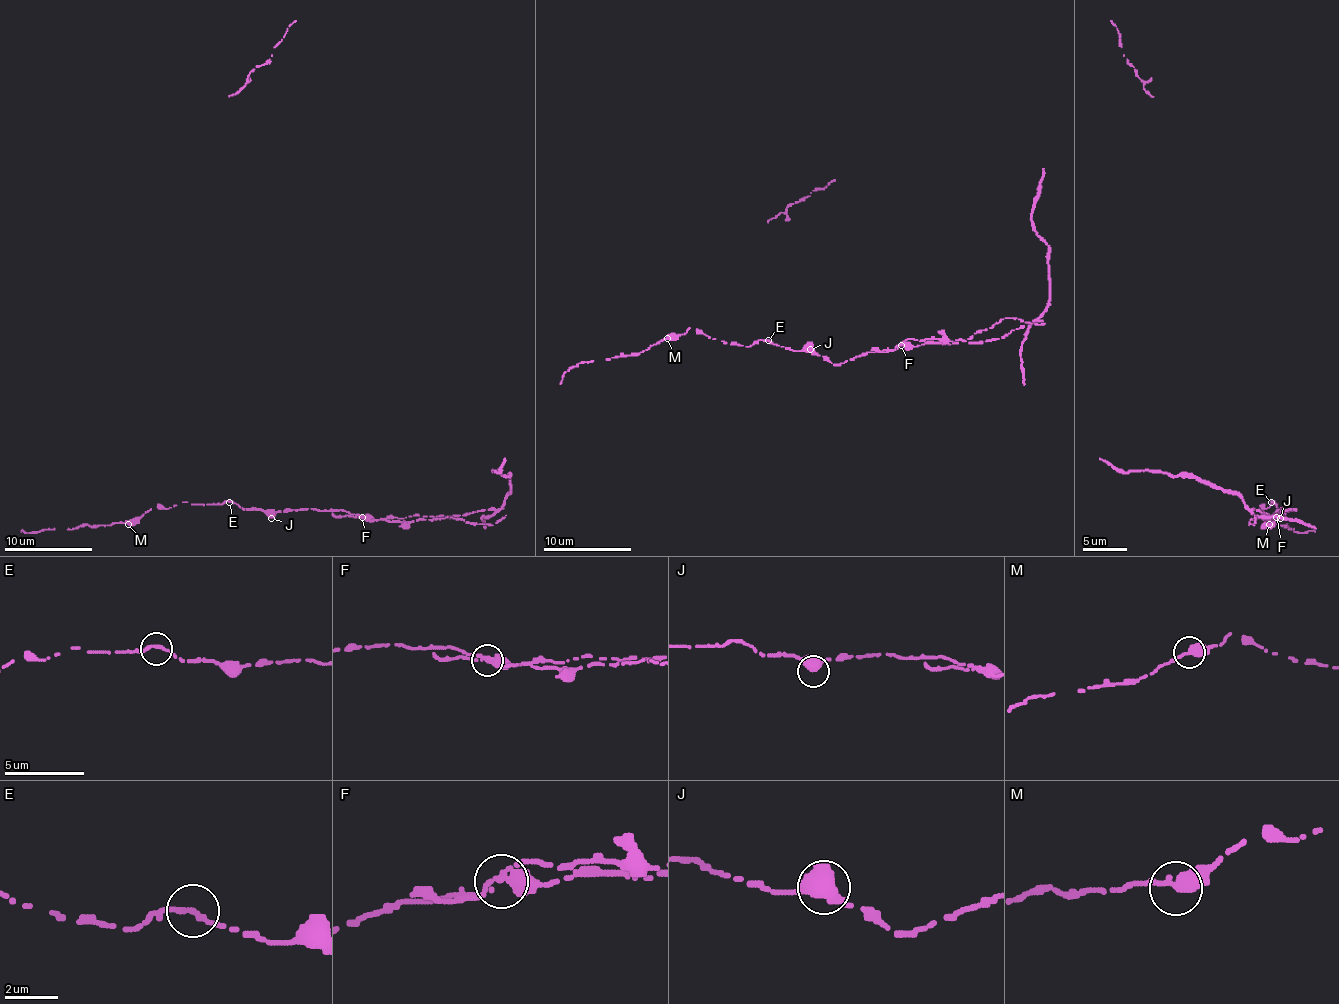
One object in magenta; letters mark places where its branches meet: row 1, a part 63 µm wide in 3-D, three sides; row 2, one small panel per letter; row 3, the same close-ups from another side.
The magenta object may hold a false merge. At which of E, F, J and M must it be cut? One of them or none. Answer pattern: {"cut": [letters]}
{"cut": ["F"]}

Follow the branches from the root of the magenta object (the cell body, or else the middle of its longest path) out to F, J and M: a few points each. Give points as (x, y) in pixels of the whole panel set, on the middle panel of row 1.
F: (768, 340), (795, 351), (814, 351), (834, 364), (854, 360), (869, 351), (896, 349), (900, 345)
J: (768, 340), (795, 351), (810, 349)
M: (768, 340), (755, 340), (746, 347), (709, 338), (696, 329), (672, 334), (667, 338)

